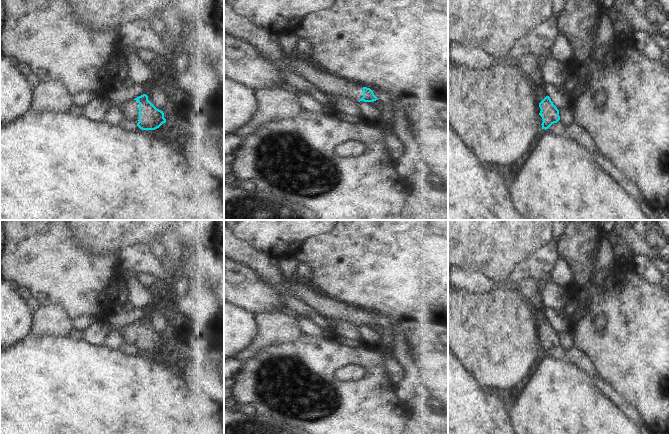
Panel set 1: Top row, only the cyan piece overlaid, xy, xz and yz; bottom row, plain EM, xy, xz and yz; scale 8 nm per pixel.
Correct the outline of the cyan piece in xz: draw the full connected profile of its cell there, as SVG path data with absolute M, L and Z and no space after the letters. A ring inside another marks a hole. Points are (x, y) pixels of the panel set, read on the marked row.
M225 0L224 32L254 46L265 60L278 69L289 69L299 75L311 83L319 95L344 96L346 99L351 99L356 103L378 100L370 88L350 83L330 73L323 73L313 67L308 62L307 57L297 54L287 56L279 46L278 34L272 33L239 15Z

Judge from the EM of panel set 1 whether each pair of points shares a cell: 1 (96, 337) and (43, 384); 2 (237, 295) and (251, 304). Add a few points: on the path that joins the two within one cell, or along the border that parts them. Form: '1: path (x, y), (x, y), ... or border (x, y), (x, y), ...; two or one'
1: border (77, 336), (88, 343), (99, 344); two
2: path (240, 295), (248, 301); one

